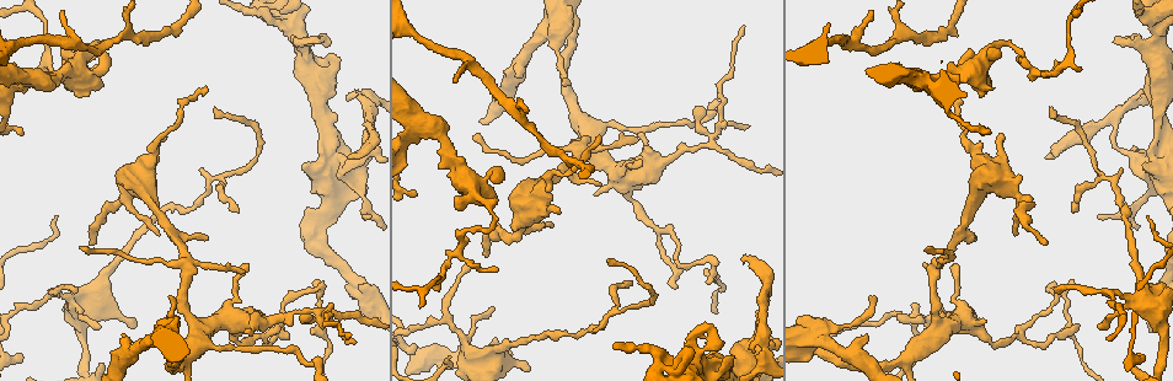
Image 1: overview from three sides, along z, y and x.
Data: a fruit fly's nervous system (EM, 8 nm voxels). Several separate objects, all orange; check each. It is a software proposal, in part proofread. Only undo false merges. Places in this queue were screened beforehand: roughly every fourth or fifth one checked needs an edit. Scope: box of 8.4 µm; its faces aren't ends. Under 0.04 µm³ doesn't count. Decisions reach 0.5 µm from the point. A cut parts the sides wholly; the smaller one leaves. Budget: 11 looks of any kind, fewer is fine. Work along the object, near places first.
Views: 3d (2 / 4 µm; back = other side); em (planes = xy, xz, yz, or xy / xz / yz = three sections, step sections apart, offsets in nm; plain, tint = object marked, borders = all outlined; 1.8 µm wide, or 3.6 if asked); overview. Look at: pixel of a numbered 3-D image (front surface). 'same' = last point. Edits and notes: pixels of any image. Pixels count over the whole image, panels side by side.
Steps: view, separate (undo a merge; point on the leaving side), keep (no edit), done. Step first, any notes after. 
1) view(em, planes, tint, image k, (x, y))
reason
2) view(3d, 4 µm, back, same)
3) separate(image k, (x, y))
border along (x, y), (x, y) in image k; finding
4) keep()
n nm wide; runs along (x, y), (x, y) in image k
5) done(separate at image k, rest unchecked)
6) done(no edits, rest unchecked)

view(3d, 4 µm, image 1, (240, 341))
calibre changes

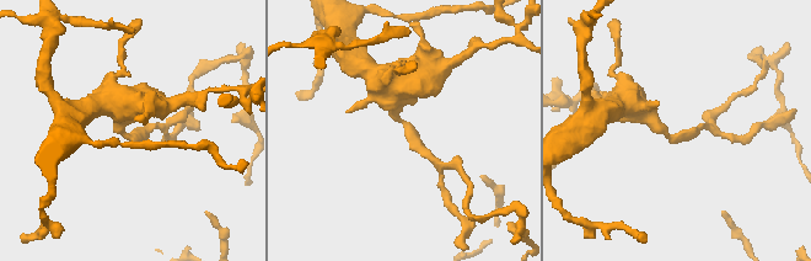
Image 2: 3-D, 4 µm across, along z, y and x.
view(em, xy, step 16, borders, image 2, (673, 135))
need the tissue

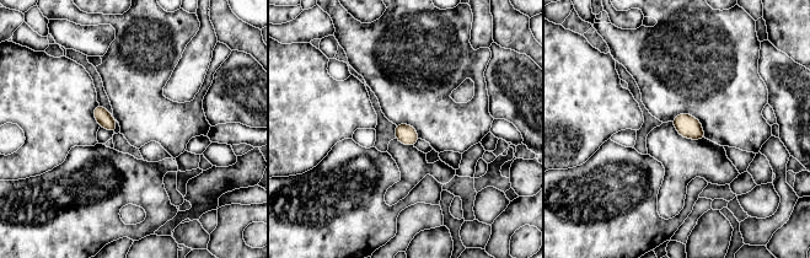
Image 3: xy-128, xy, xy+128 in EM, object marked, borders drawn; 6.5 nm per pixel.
view(em, planes, borders, same)

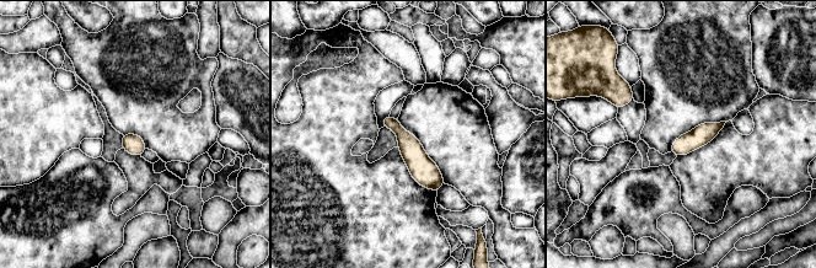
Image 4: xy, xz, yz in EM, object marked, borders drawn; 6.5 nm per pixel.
keep()
140 nm wide; runs along (386, 119), (408, 143), (435, 187) in image 4; all the same cell

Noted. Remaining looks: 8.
view(3d, 2 µm, image 1, (309, 310))
a narrow waist

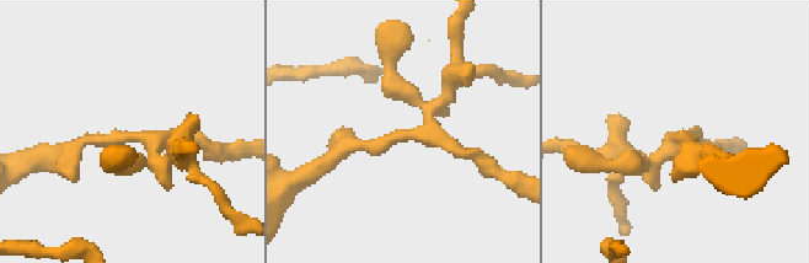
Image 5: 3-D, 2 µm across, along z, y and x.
view(em, planes, tint, image 5, (687, 140))

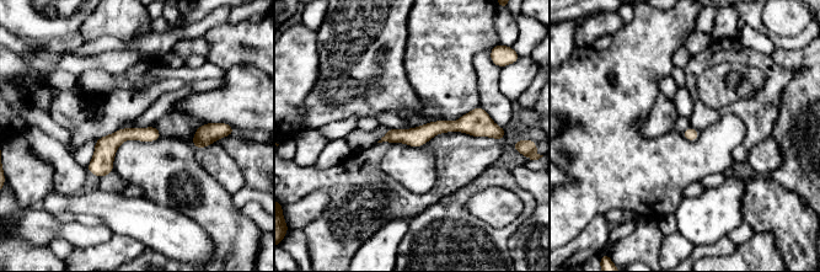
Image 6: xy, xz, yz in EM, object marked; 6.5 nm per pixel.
keep()
runs along (486, 128), (438, 126), (386, 138) in image 6; continuous, no second cell

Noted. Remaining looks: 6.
view(em, yz, step 4, tint, image 1, (174, 347))
calibre changes

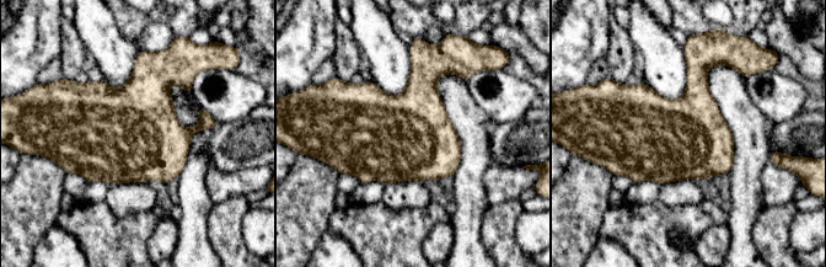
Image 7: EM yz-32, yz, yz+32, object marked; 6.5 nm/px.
keep()
continuous, no second cell

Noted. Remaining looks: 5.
view(em, 3.6 µm, xz, step 4, tint, image 1, (473, 361))
three arms meet

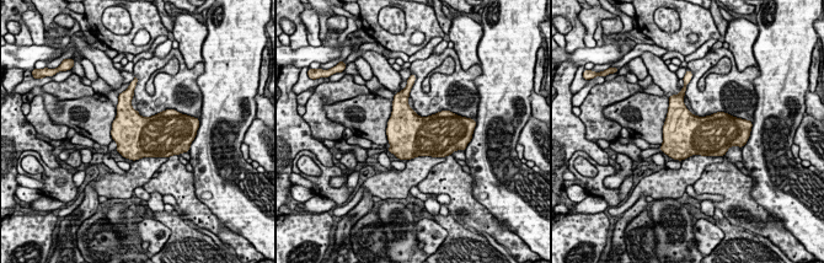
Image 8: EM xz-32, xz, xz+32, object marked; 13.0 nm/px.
view(em, 3.6 µm, planes, borders, same)
cut it another way

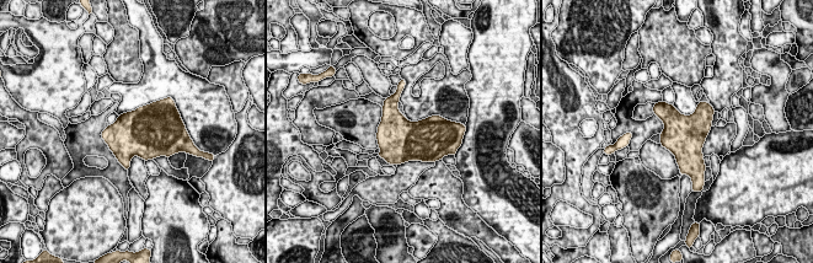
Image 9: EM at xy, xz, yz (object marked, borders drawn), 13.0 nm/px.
keep()
continuous, no second cell

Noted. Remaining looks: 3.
view(em, yz, step 8, tint, image 1, (1052, 286))
sharp bend

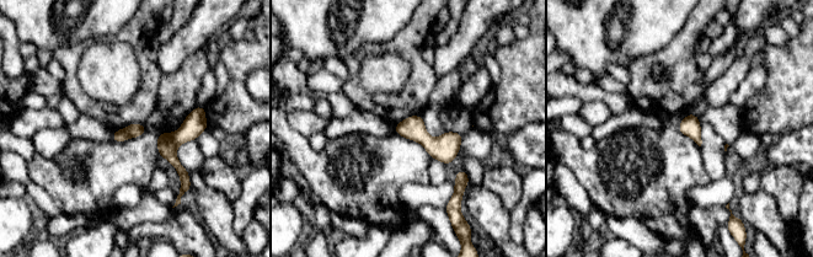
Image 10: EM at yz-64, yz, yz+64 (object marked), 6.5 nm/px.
view(em, planes, tint, same)

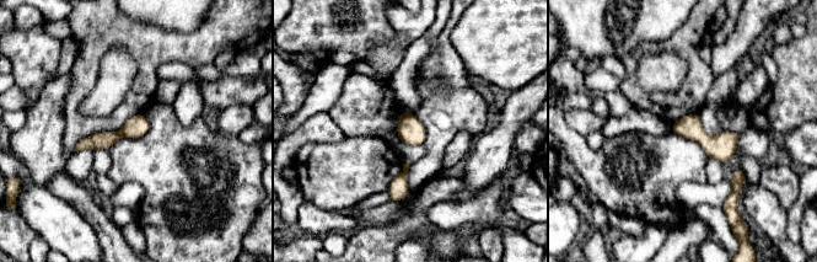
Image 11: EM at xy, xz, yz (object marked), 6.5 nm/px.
separate(image 11, (138, 126))
two cells meet here

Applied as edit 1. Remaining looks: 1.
done(separate at image 11, rest unchecked)

